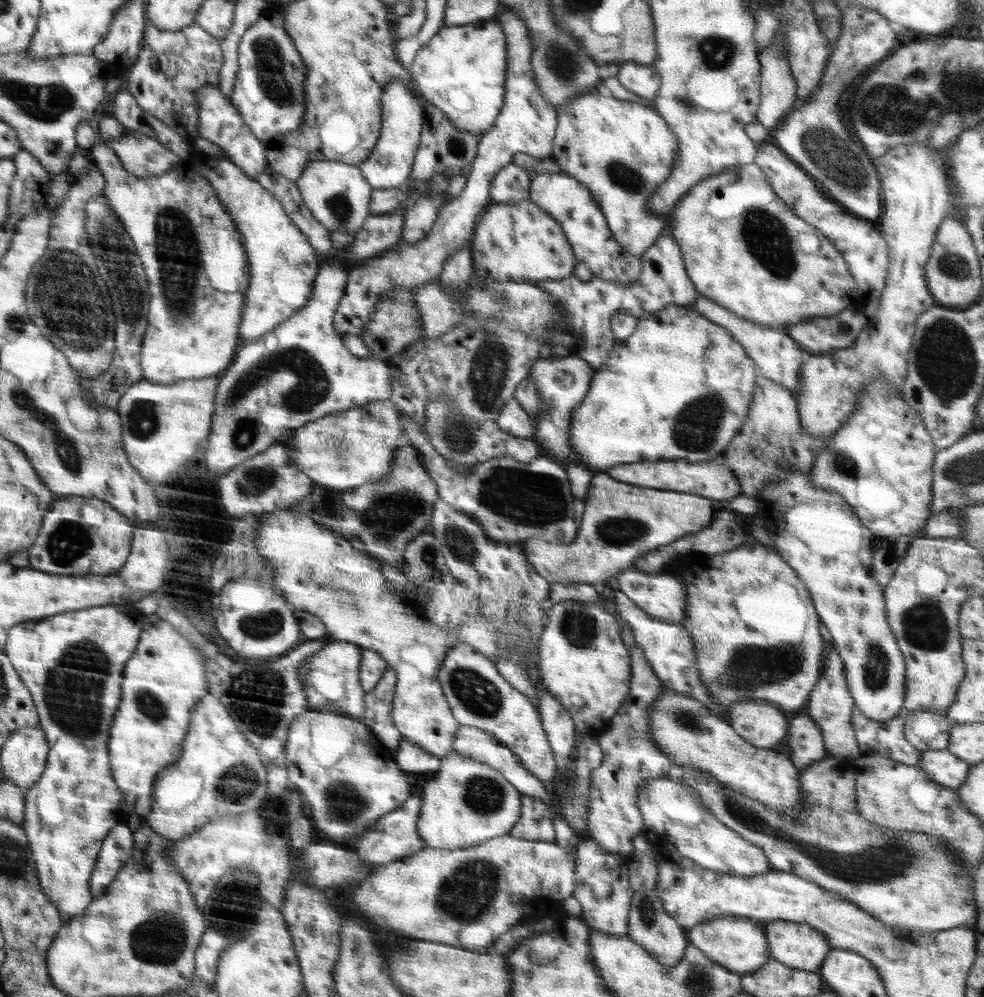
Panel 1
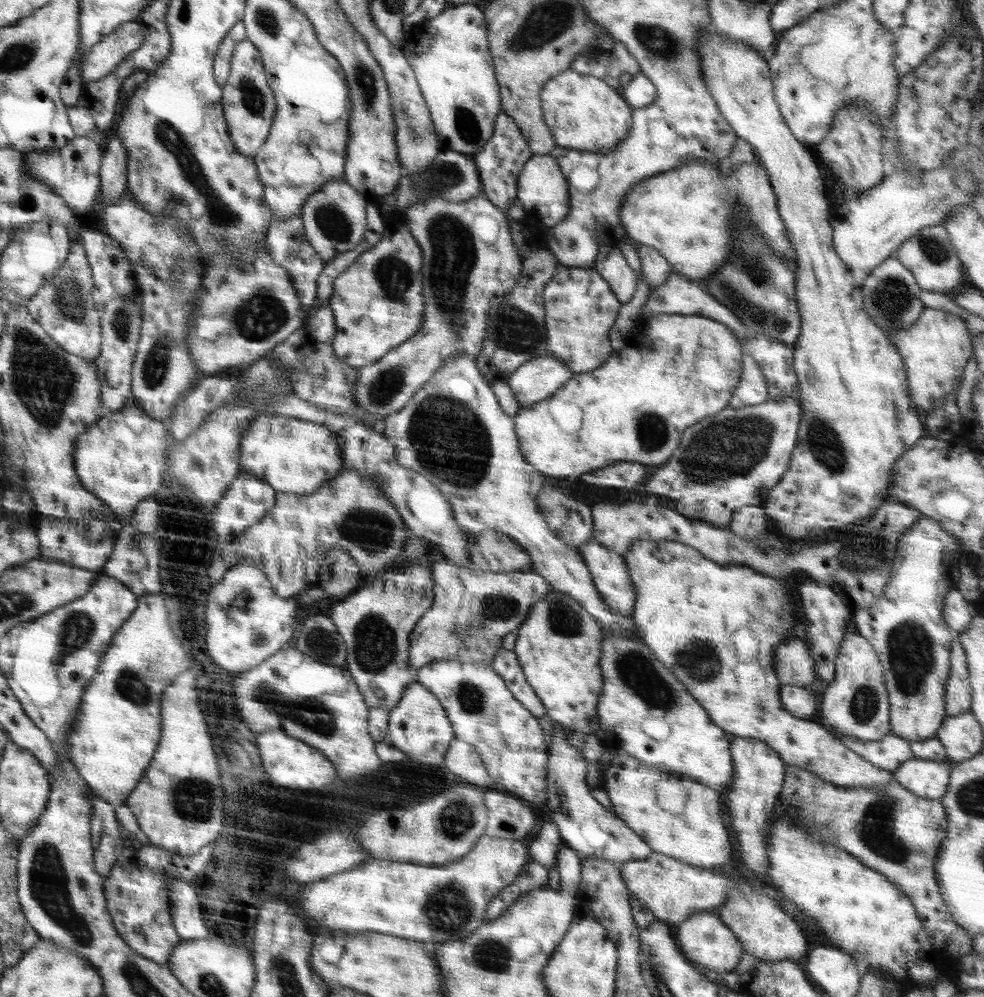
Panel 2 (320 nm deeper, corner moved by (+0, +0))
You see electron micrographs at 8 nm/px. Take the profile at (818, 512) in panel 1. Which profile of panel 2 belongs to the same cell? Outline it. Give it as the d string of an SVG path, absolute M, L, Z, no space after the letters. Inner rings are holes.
M860 634L848 635L841 642L835 663L834 678L821 689L820 704L814 714L815 721L831 733L837 732L841 736L880 740L891 732L891 706L886 692L882 663L876 651Z

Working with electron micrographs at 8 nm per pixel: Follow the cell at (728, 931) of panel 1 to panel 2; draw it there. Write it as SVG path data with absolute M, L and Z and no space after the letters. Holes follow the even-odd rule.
M710 911L698 912L676 926L676 938L681 952L695 969L709 969L719 973L733 971L738 959L745 952L737 936Z

